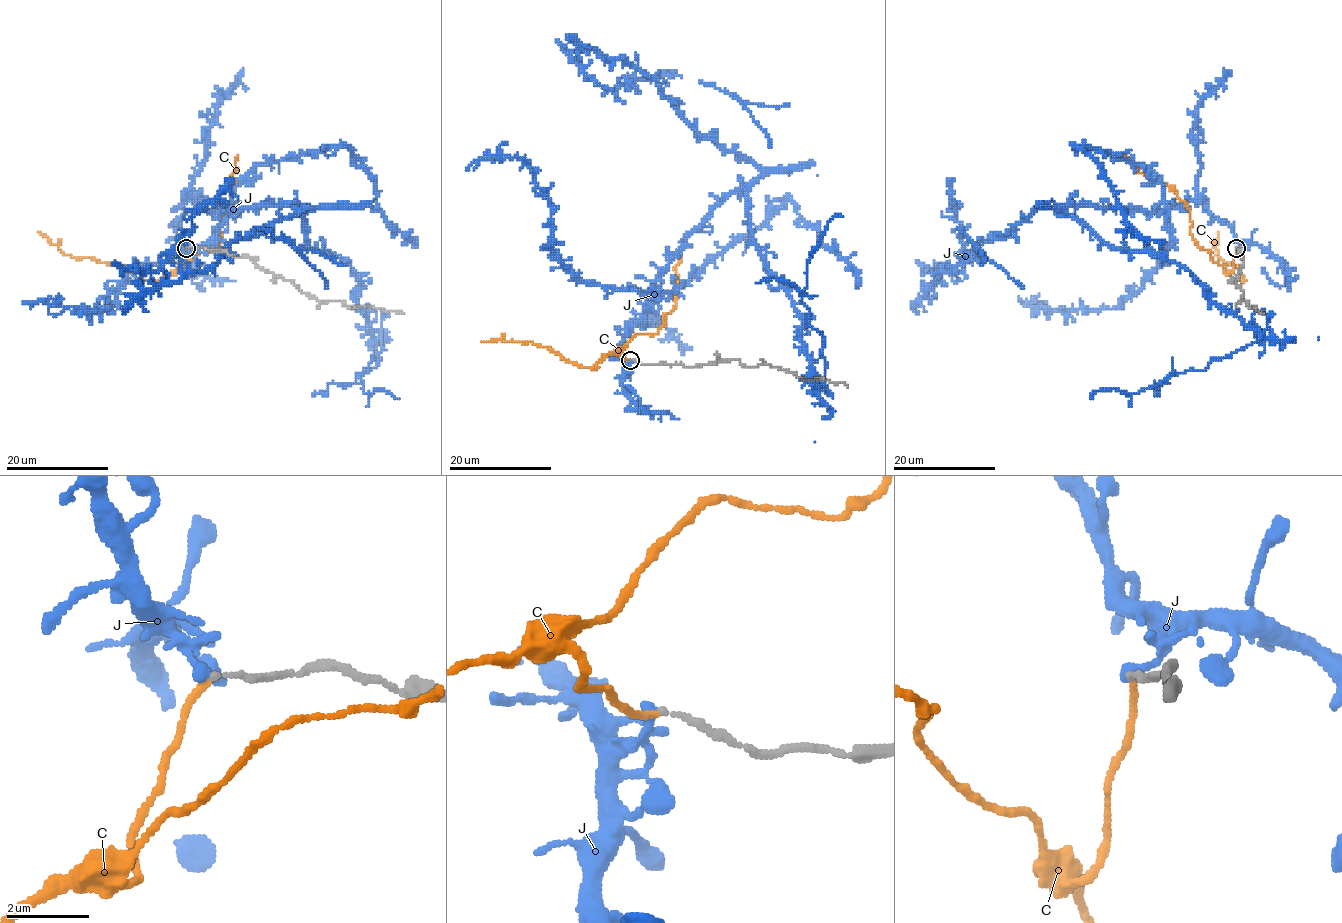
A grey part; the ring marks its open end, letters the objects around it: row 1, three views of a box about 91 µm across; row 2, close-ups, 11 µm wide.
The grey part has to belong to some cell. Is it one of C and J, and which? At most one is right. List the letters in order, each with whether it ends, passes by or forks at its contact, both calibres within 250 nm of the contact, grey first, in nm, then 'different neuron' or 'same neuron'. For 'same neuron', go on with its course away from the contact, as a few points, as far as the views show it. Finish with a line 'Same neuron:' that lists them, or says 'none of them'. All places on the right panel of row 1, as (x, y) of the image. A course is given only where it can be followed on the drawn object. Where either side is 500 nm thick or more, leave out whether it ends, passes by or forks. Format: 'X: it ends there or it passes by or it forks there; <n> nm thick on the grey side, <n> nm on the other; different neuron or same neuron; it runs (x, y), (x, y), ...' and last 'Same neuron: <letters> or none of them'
C: it ends there; 150 nm thick on the grey side, 160 nm on the other; same neuron; it runs (1236, 249), (1227, 273), (1190, 235), (1192, 221), (1184, 201), (1166, 183), (1145, 177), (1124, 155)
J: it ends there; 150 nm thick on the grey side, 280 nm on the other; different neuron
Same neuron: C

